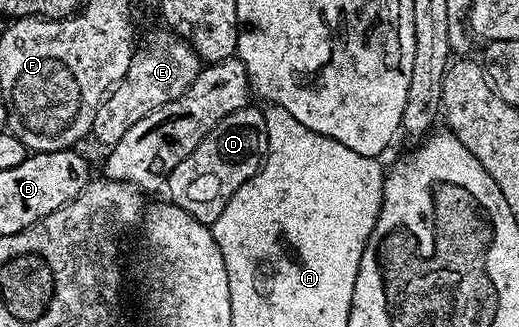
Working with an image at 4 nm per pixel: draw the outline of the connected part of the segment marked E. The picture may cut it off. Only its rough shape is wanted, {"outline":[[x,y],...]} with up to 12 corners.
{"outline":[[169,29],[135,49],[96,108],[109,148],[196,80],[196,52]]}

